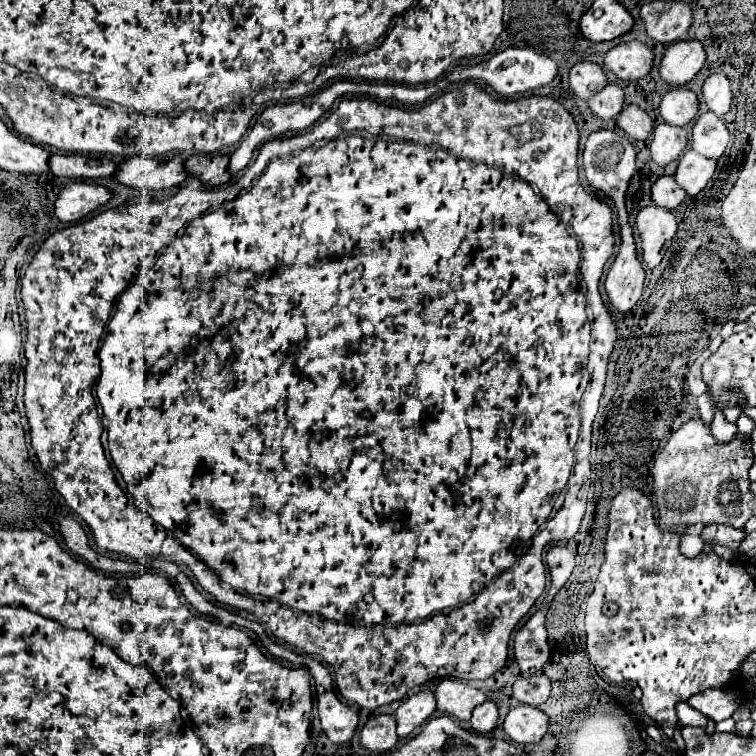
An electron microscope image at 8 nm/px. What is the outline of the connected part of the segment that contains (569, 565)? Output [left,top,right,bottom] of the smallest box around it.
[547,546,575,602]

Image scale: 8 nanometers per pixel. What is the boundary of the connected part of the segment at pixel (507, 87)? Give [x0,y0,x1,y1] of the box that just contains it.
[463,48,557,98]

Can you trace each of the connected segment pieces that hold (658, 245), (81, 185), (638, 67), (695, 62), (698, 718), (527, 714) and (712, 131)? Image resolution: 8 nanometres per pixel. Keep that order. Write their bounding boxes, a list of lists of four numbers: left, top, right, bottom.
[[637,206,677,268],[55,182,111,222],[605,42,653,80],[661,40,705,86],[677,702,705,726],[503,704,549,744],[691,112,729,160]]

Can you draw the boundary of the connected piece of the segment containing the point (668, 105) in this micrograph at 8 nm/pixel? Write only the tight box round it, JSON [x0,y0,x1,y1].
[659,88,699,126]

